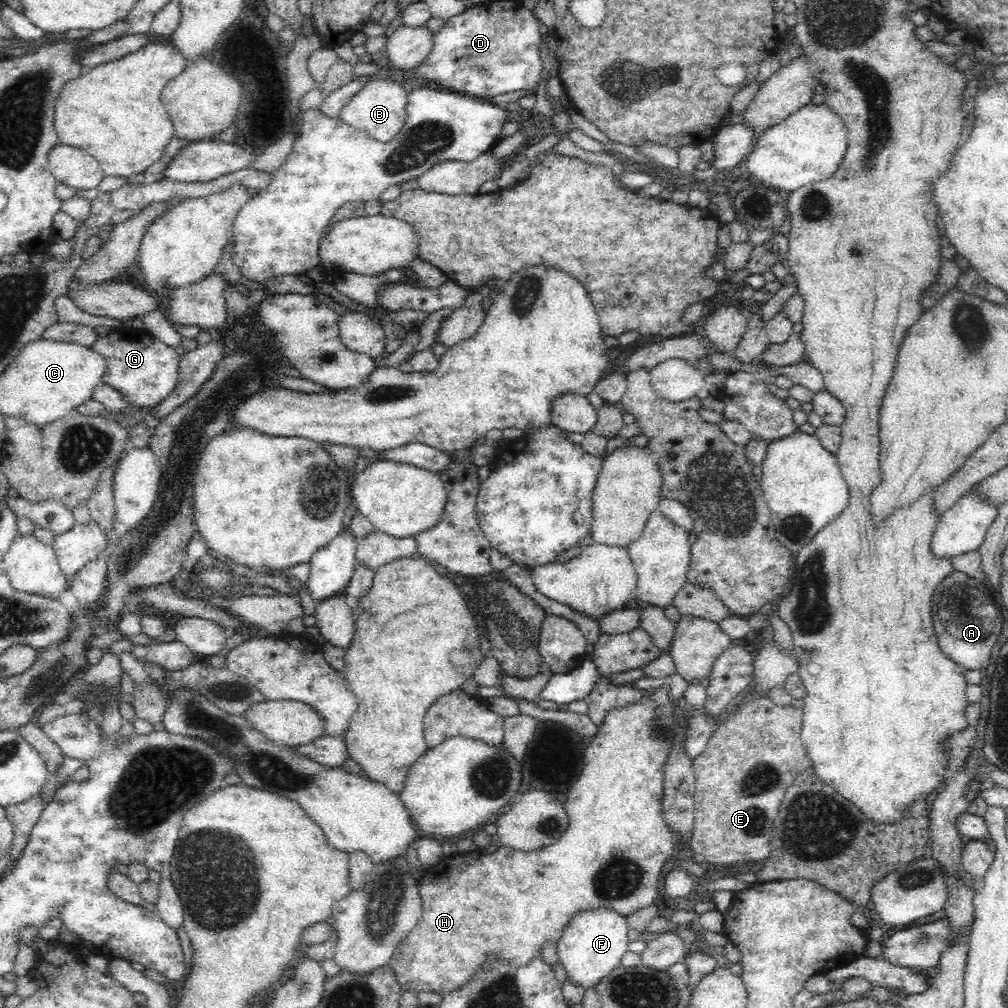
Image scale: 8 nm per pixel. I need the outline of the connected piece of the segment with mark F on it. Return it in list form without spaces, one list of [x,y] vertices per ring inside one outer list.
[[[598,907],[597,910],[579,911],[569,920],[568,926],[561,934],[557,945],[557,958],[568,972],[572,980],[576,980],[584,988],[593,987],[598,980],[610,974],[614,968],[620,966],[620,960],[628,951],[627,918],[618,912]]]

